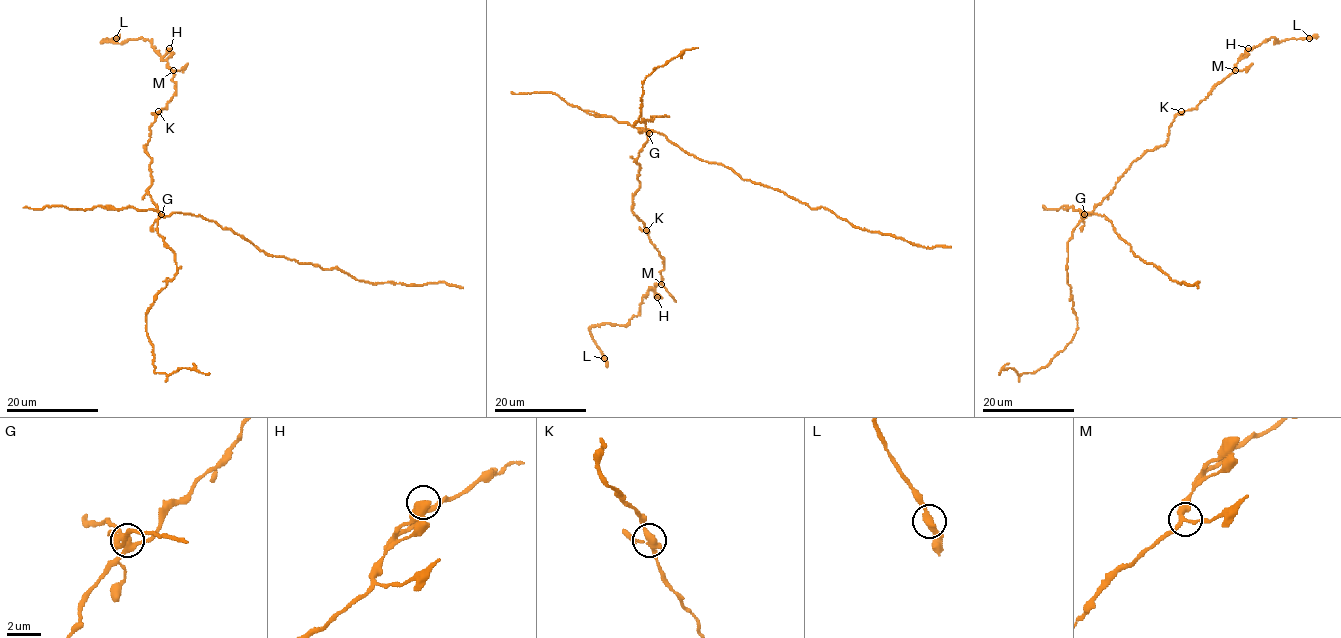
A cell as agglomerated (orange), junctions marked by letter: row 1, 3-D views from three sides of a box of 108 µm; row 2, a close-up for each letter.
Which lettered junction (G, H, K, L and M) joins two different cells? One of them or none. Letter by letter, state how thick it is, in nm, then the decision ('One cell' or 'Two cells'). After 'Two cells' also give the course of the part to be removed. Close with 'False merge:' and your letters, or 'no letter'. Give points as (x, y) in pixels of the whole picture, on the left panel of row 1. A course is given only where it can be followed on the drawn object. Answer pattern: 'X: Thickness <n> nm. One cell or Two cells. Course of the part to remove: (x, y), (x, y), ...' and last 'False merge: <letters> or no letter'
G: Thickness 380 nm. Two cells. Course of the part to remove: (160, 214), (201, 215), (270, 255), (323, 270), (339, 268), (358, 280), (463, 288)
H: Thickness 460 nm. One cell
K: Thickness 360 nm. One cell
L: Thickness 400 nm. One cell
M: Thickness 200 nm. One cell
False merge: G

